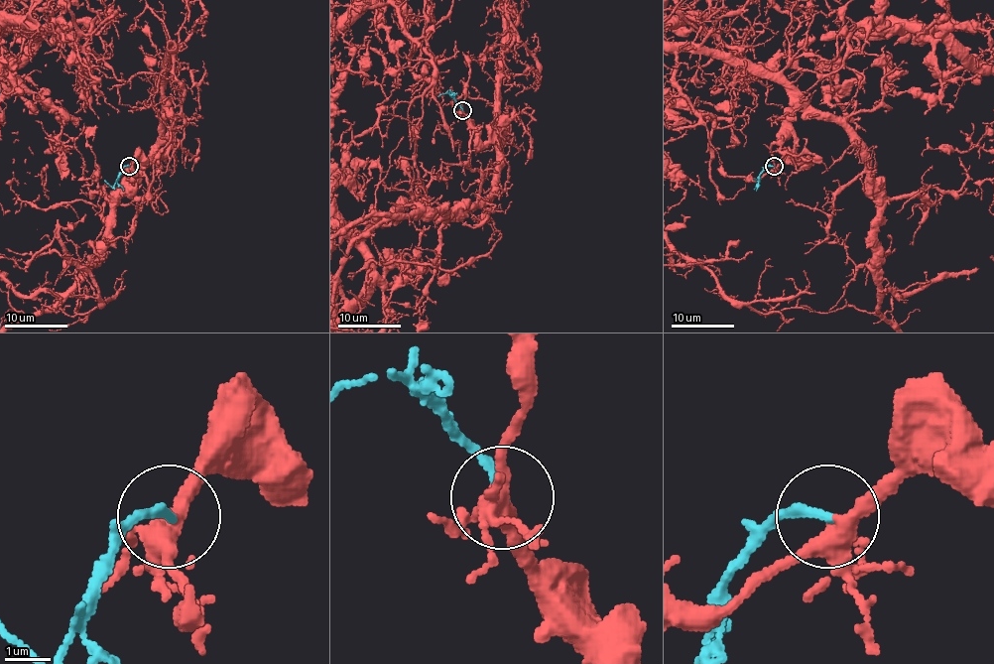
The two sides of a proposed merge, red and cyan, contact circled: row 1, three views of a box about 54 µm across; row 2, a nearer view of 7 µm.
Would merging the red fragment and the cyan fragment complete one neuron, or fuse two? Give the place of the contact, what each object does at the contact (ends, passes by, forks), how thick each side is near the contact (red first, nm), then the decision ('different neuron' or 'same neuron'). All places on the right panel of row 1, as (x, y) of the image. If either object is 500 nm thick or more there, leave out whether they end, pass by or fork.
at (774, 166); red forks there; cyan ends there; 340 nm thick on the red side, 240 nm on the other; same neuron

